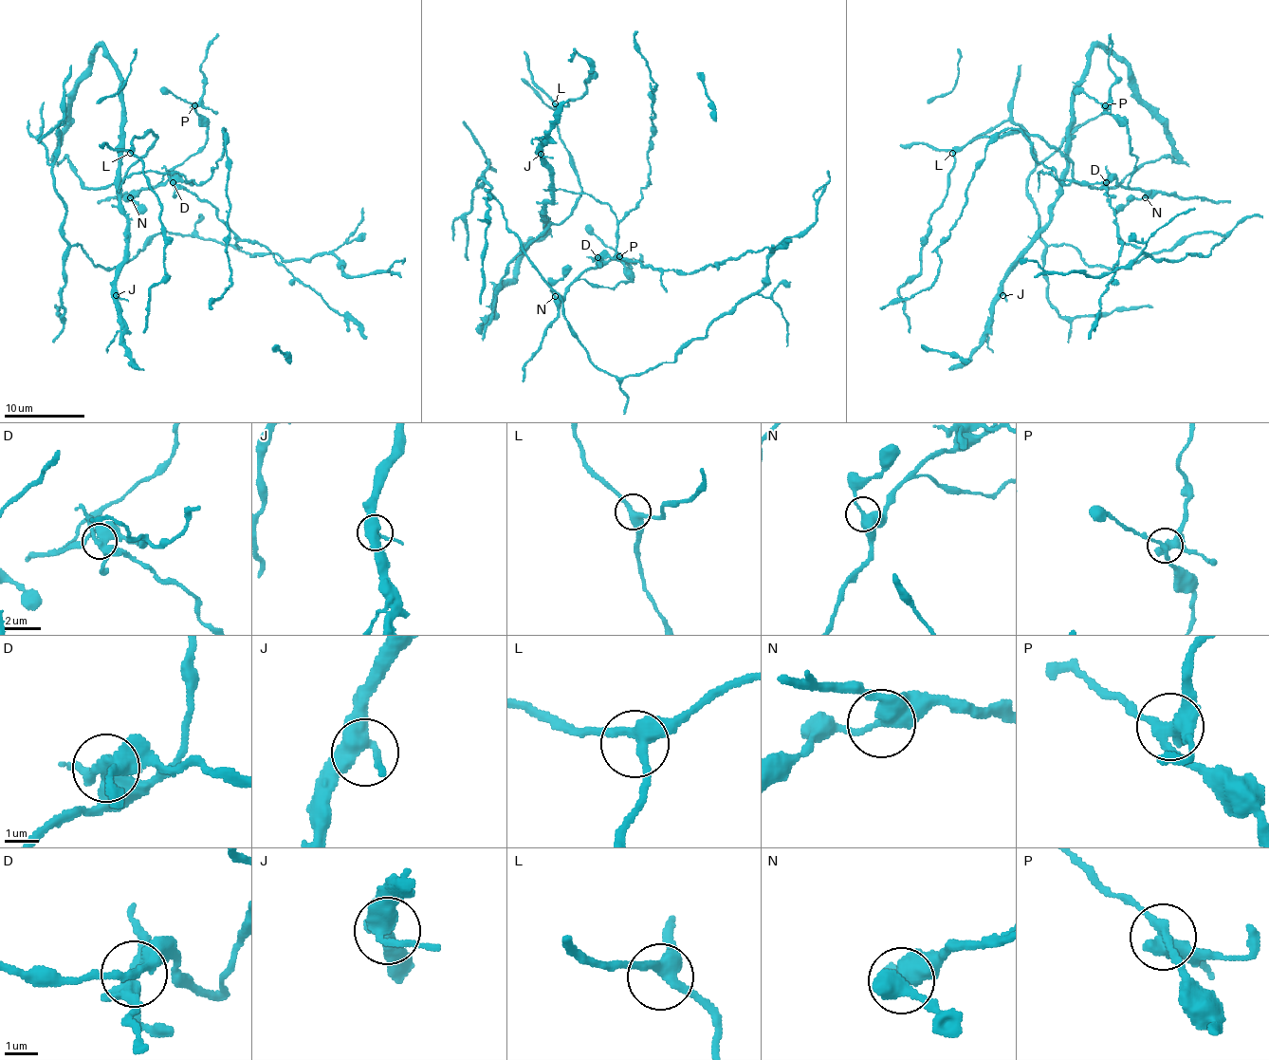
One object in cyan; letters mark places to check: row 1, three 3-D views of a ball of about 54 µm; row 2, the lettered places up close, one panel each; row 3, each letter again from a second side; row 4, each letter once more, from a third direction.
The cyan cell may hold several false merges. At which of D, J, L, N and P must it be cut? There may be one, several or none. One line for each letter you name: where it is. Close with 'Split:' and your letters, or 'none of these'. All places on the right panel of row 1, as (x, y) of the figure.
D: at (1106, 182)
P: at (1105, 105)
Split: D, P

